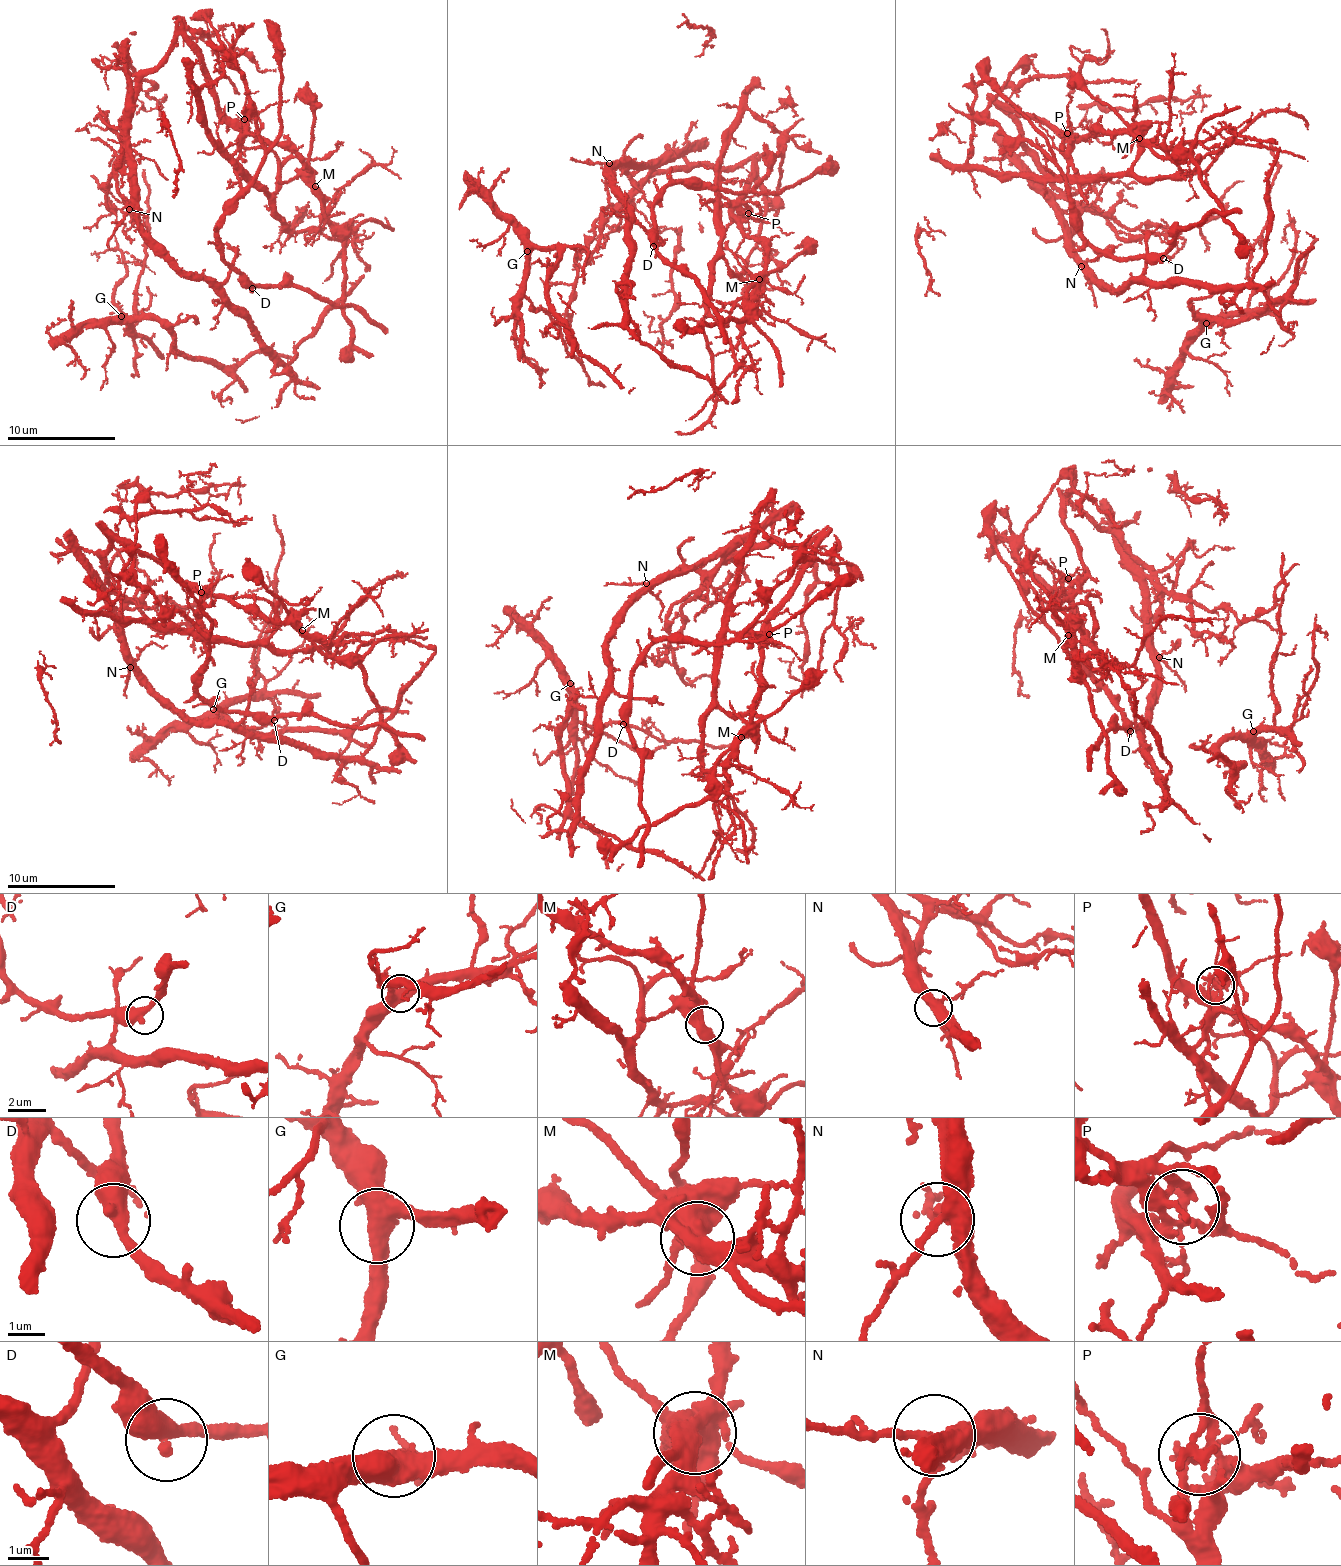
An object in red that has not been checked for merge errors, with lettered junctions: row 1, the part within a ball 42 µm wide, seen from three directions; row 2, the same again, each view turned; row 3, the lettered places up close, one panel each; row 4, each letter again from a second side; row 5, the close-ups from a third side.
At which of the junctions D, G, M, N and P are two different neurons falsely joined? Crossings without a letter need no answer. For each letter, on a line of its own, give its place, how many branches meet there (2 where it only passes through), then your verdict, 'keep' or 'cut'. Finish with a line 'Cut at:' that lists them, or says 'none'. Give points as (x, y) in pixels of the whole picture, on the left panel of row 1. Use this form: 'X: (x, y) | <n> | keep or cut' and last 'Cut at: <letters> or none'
D: (252, 288) | 2 | keep
G: (121, 316) | 3 | keep
M: (315, 186) | 2 | cut
N: (129, 209) | 4 | keep
P: (244, 119) | 5 | cut
Cut at: M, P

